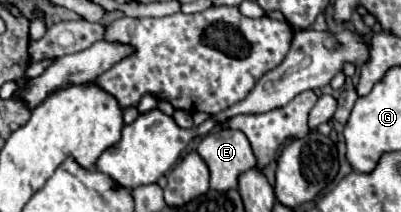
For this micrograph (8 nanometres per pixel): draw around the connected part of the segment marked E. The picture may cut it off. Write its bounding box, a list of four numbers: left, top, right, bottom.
[197,129,255,191]

